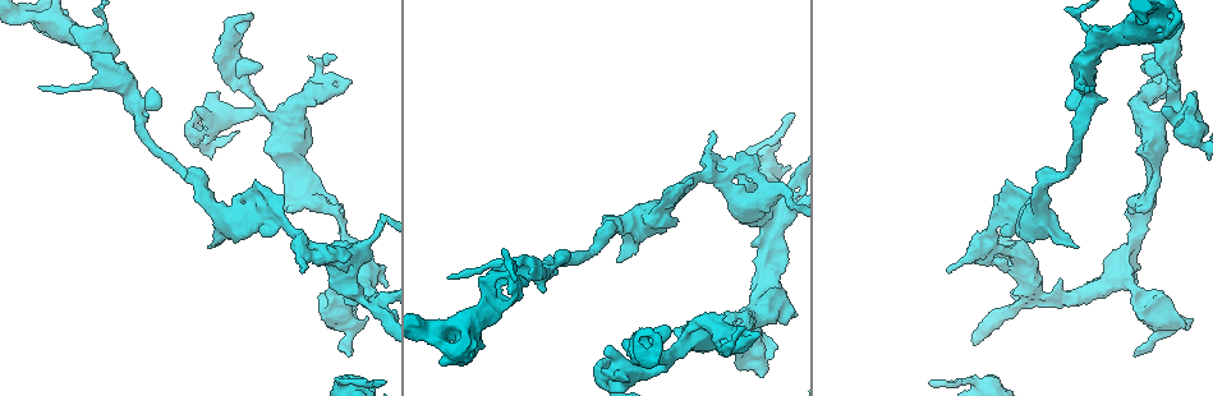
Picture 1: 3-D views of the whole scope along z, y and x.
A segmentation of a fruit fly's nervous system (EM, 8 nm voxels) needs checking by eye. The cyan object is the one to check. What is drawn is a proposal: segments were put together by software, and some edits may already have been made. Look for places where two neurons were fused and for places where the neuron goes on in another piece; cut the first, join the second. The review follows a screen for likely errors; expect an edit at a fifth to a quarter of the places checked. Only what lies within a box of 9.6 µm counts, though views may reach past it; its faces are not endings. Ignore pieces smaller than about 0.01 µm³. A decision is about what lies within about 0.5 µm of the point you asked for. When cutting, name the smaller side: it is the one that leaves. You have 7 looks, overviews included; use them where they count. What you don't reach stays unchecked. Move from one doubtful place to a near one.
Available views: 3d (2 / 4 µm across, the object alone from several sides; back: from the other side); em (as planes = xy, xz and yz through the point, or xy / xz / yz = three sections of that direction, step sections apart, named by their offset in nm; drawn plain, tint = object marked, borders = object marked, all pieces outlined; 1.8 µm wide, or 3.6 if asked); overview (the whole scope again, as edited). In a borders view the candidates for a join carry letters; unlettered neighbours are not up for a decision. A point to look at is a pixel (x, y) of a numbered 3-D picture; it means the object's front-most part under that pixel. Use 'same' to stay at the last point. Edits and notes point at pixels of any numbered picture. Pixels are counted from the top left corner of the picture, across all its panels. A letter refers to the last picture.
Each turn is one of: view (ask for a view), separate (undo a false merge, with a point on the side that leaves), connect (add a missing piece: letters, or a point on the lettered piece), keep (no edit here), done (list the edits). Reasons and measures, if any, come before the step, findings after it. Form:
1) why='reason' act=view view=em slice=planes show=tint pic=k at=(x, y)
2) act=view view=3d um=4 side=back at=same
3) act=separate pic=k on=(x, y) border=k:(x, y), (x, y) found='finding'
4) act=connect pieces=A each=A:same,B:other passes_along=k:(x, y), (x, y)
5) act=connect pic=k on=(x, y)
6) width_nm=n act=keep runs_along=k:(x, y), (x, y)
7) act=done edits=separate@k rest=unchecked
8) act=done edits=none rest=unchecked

act=view view=em um=3.6 slice=yz step=16 show=tint pic=1 at=(758, 306)

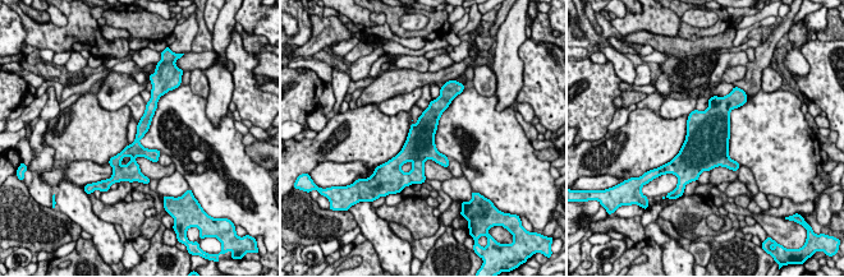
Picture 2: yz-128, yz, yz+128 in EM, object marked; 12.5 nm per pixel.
why='another direction' act=view view=em um=3.6 slice=planes show=tint at=same

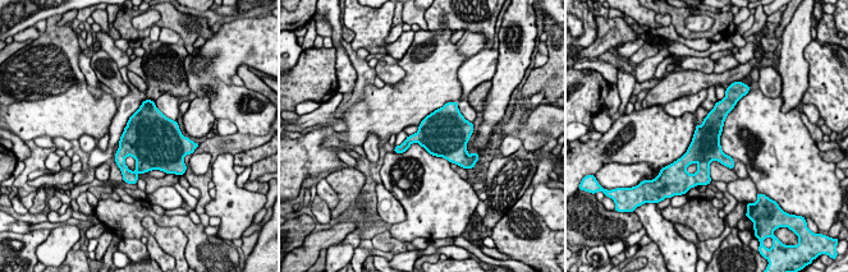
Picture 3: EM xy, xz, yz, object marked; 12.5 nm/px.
act=view view=em um=3.6 slice=planes show=borders at=same

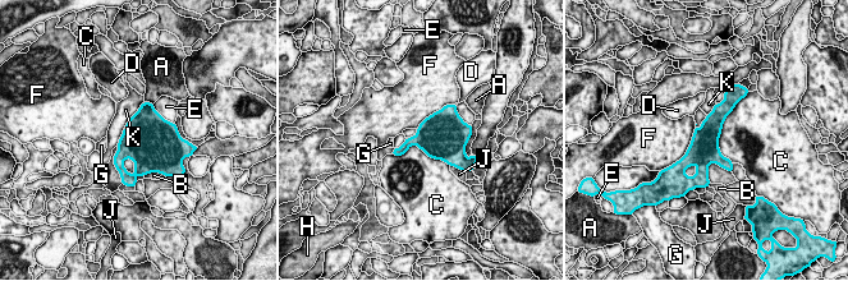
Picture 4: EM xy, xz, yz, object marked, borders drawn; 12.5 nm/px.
act=keep each=A:other,B:other,C:other,D:other,E:other,F:other,G:other,H:other,J:other,K:other border=4:(736, 104), (719, 138), (732, 162) found='all the same neuron'

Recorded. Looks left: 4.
why='abrupt turn' act=view view=3d um=2 pic=1 at=(714, 175)

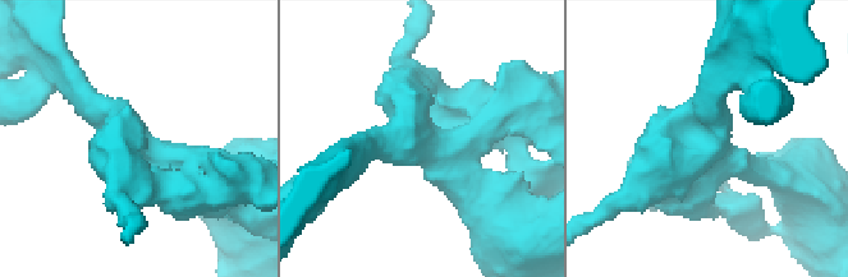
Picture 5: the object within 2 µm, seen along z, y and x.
act=view view=em slice=xz step=4 show=tint pic=5 at=(425, 146)

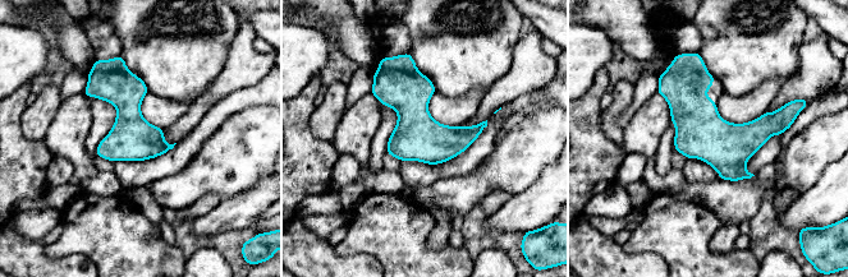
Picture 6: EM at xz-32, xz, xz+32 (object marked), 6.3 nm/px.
why='another direction' act=view view=em slice=planes show=borders at=same

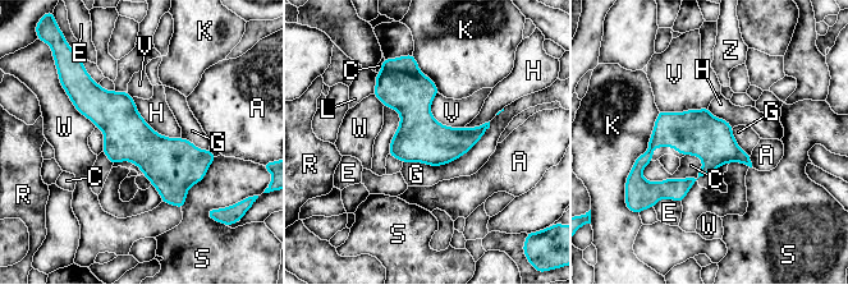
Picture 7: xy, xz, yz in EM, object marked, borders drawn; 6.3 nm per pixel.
width_nm=280 act=keep each=A:other,C:other,E:other,G:other,H:other,K:other,L:other,R:other,S:other,V:other,W:other,Z:other runs_along=7:(82, 93), (172, 179), (180, 203) found='continuous, no second neuron'

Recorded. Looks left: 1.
act=done edits=none rest=unchecked

